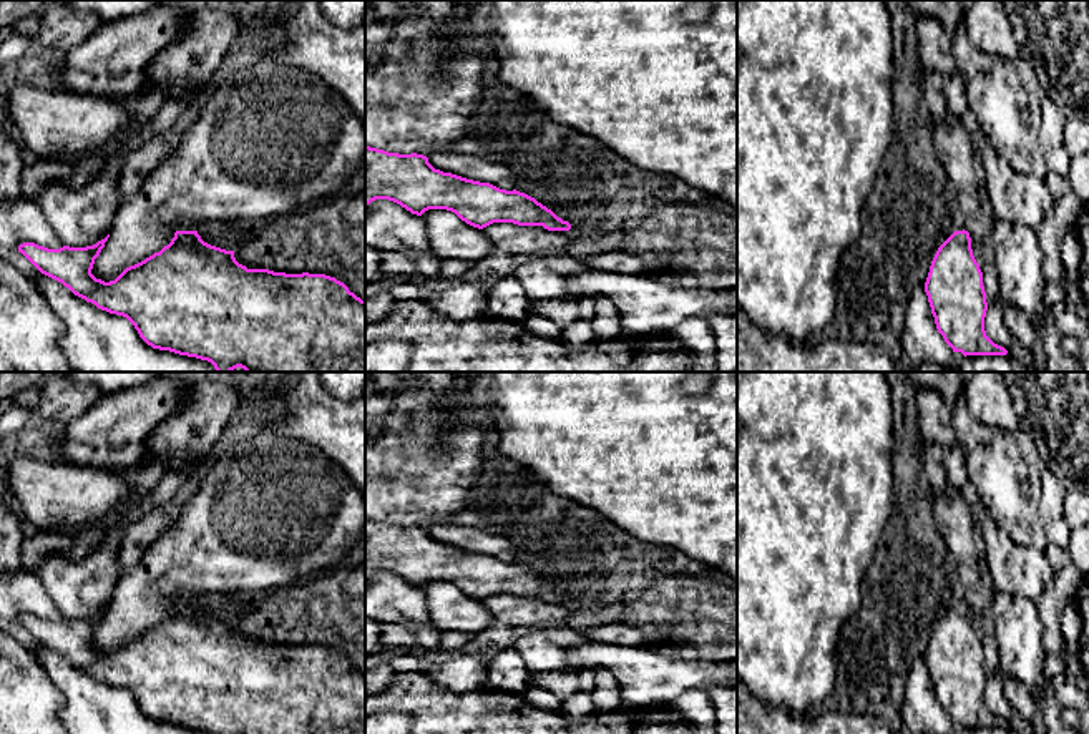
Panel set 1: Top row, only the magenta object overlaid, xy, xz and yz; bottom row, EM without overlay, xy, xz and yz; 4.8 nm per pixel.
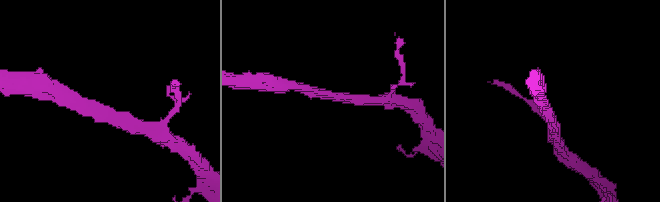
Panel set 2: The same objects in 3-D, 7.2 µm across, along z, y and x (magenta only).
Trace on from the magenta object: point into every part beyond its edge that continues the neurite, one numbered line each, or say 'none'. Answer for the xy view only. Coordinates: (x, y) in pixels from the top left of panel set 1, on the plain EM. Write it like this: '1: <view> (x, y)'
none

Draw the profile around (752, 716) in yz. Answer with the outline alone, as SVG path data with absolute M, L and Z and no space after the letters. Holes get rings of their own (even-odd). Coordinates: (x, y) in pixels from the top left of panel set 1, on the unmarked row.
M737 681L737 734L893 734L878 716L817 709L794 716L770 707Z

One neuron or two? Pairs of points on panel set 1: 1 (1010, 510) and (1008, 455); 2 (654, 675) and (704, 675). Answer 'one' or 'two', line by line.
1: one
2: one

